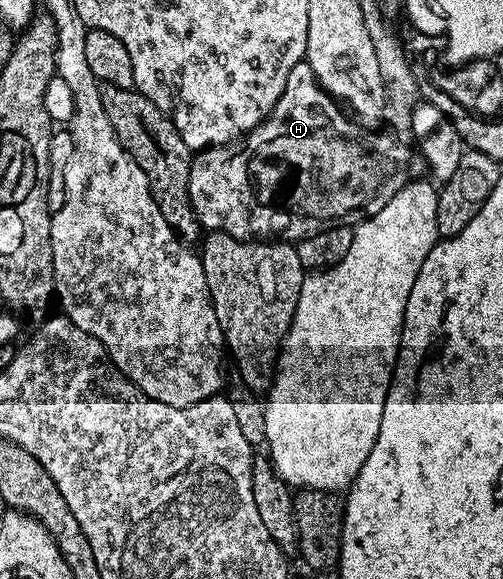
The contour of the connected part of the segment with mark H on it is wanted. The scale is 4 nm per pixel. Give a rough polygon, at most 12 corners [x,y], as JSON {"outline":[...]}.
{"outline":[[295,63],[229,157],[194,156],[202,230],[296,243],[356,227],[411,180]]}

